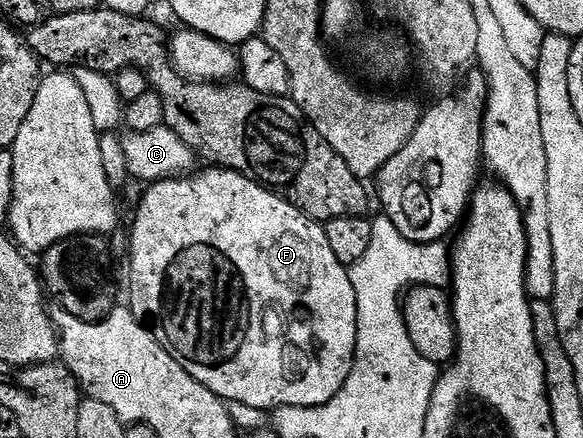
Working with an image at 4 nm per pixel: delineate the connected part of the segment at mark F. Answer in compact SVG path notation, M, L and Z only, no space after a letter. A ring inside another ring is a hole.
M209 166L204 170L206 172L194 171L191 178L154 180L146 187L149 189L142 194L141 201L137 204L137 213L133 216L133 228L128 229L129 251L127 261L129 260L130 300L127 301L127 307L129 311L132 312L135 319L151 329L153 337L161 343L163 350L167 350L167 354L171 354L171 358L175 358L175 362L179 362L179 366L183 366L183 370L187 370L187 374L191 374L191 378L195 378L195 382L207 386L223 401L232 402L234 405L236 405L235 403L242 404L245 408L266 408L266 410L282 408L283 406L318 408L327 402L331 402L331 398L335 398L335 394L339 394L339 390L343 390L343 386L353 369L353 359L357 353L357 303L355 302L355 286L351 286L348 267L341 264L339 258L335 258L335 254L331 250L331 242L327 242L324 227L318 221L312 220L311 217L304 216L294 204L287 202L282 196L278 196L276 192L269 191L264 184L255 180L248 180L238 172L230 172L227 168L218 168L216 166Z

